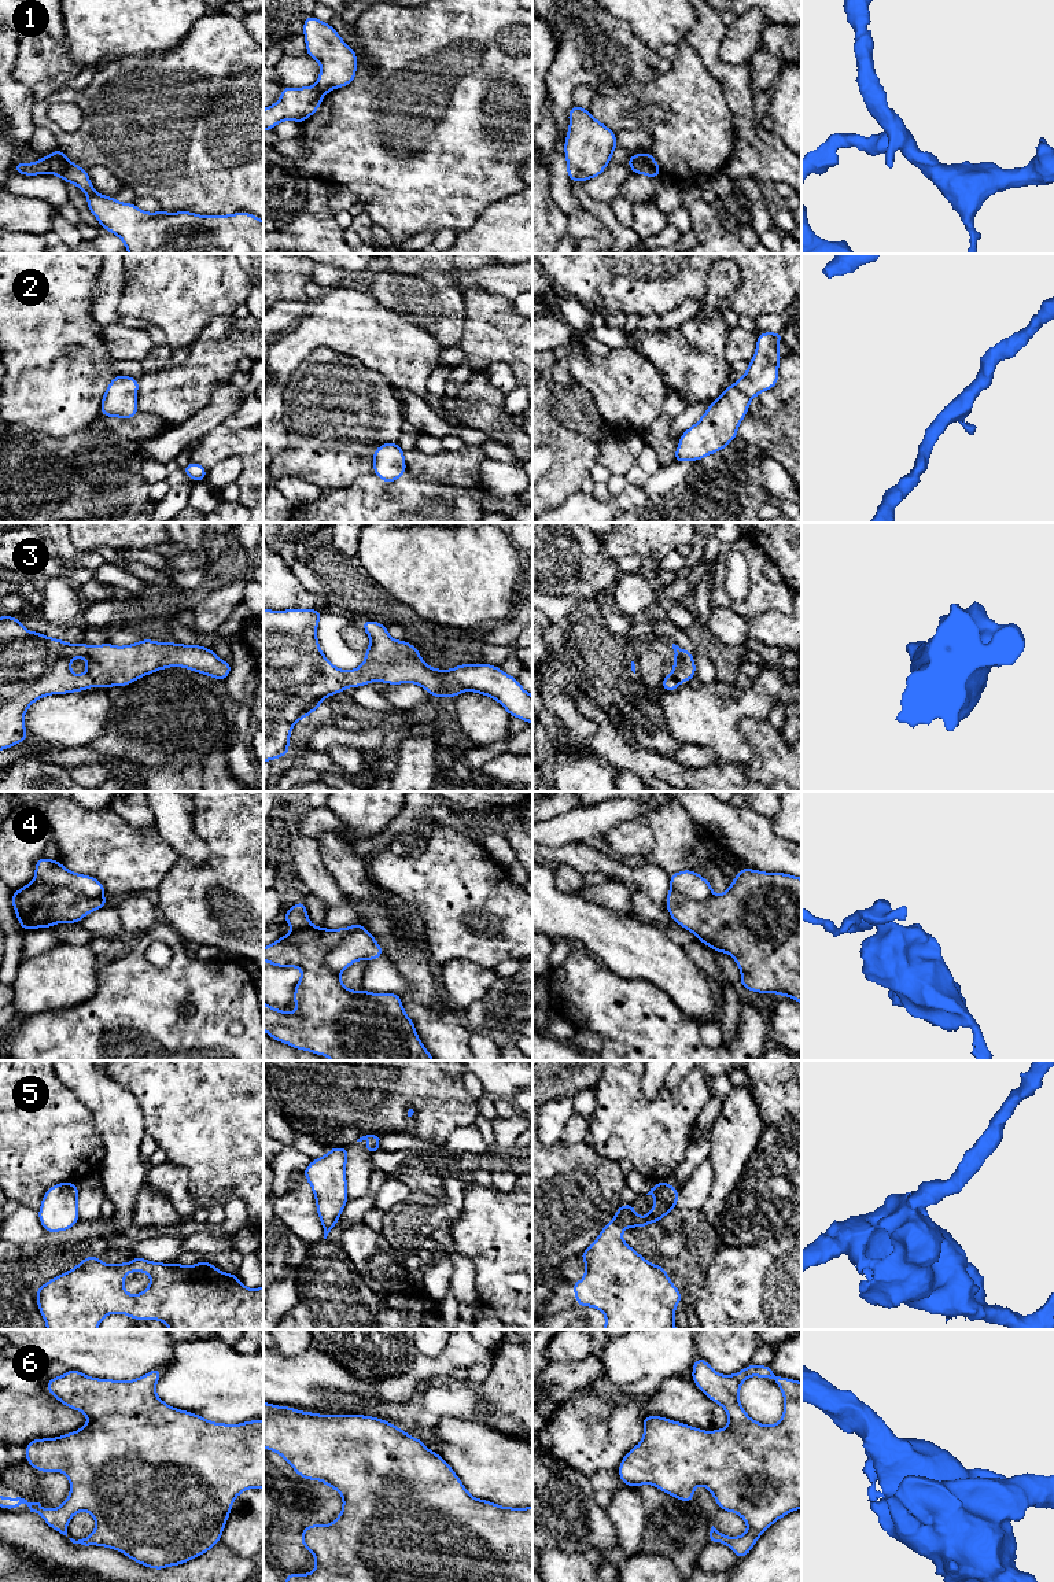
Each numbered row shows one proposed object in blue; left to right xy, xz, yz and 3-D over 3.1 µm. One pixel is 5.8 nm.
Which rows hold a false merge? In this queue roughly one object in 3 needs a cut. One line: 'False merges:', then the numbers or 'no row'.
False merges: 1, 4, 5

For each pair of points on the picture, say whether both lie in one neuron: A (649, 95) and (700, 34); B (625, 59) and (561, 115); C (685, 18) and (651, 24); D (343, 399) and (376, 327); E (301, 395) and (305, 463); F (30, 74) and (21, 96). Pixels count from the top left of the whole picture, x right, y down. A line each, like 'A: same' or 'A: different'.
A: different
B: same
C: same
D: different
E: same
F: different

